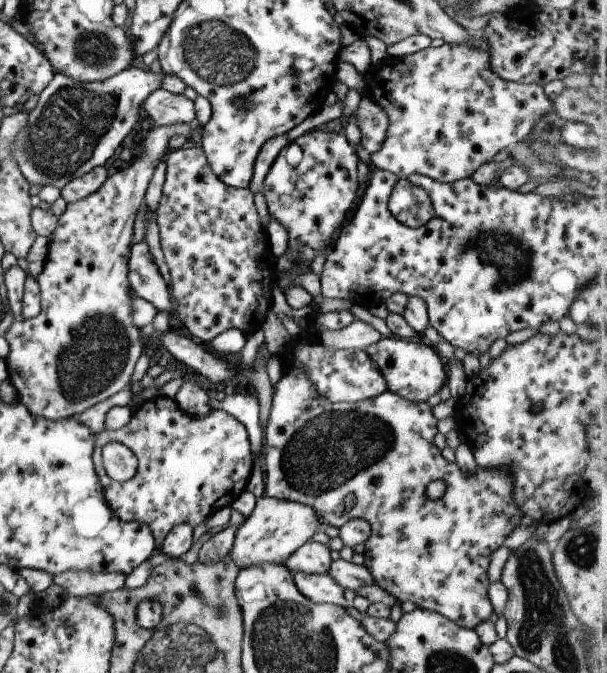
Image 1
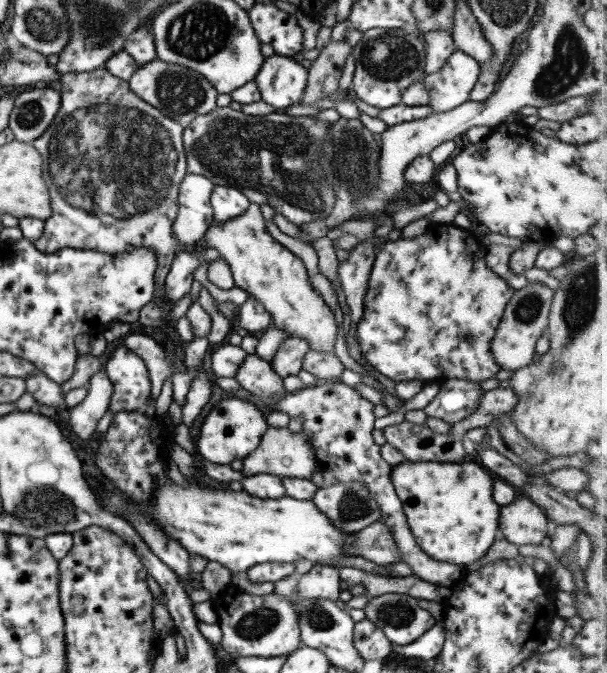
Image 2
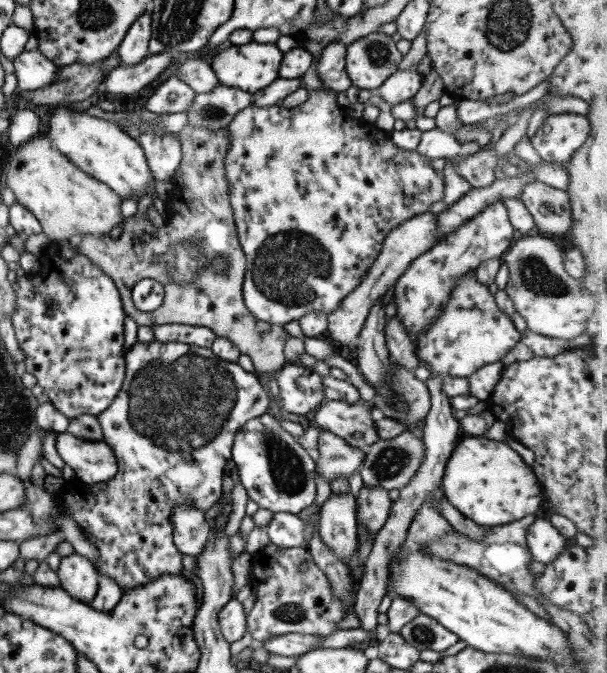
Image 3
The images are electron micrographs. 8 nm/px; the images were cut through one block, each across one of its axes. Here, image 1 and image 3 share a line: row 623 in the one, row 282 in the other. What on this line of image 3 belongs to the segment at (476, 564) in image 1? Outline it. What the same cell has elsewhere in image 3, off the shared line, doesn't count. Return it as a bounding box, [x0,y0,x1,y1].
[412,272,520,378]

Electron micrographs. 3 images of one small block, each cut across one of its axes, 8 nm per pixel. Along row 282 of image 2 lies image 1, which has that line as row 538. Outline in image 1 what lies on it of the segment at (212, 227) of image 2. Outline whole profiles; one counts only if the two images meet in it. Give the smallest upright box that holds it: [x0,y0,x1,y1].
[229,494,321,569]

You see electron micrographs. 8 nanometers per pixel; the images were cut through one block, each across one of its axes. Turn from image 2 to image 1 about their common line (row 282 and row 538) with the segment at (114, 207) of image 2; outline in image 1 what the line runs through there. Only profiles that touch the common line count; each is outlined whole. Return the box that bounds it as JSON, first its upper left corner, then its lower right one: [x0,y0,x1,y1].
[92,396,252,548]

